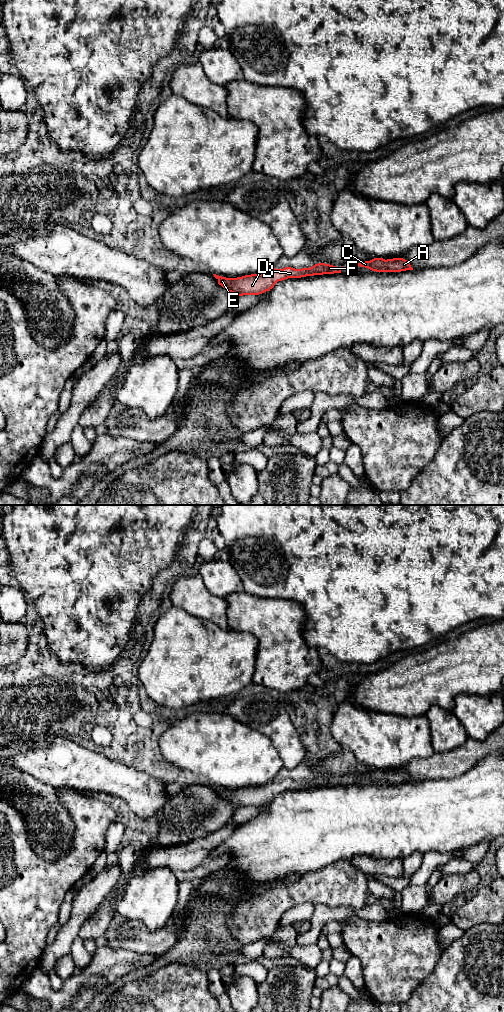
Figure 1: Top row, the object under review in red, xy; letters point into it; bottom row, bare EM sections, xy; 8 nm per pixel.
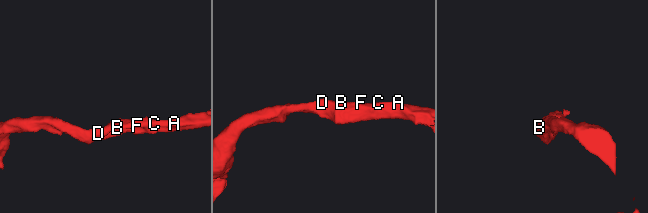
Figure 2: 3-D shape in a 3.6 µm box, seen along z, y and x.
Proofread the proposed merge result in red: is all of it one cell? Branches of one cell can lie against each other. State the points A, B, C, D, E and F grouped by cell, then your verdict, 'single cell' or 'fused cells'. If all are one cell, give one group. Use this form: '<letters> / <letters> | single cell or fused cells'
A B C D E F | single cell

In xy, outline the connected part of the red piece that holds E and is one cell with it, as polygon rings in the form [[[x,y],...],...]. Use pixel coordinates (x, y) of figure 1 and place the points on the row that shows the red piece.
[[[318,263],[310,268],[295,269],[285,267],[272,269],[261,274],[245,275],[237,278],[226,278],[213,274],[218,284],[236,296],[259,295],[270,291],[278,281],[288,278],[301,278],[306,276],[341,273],[341,267]]]

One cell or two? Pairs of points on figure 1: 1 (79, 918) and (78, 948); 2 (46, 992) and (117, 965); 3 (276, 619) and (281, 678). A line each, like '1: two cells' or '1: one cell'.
1: two cells
2: one cell
3: one cell

